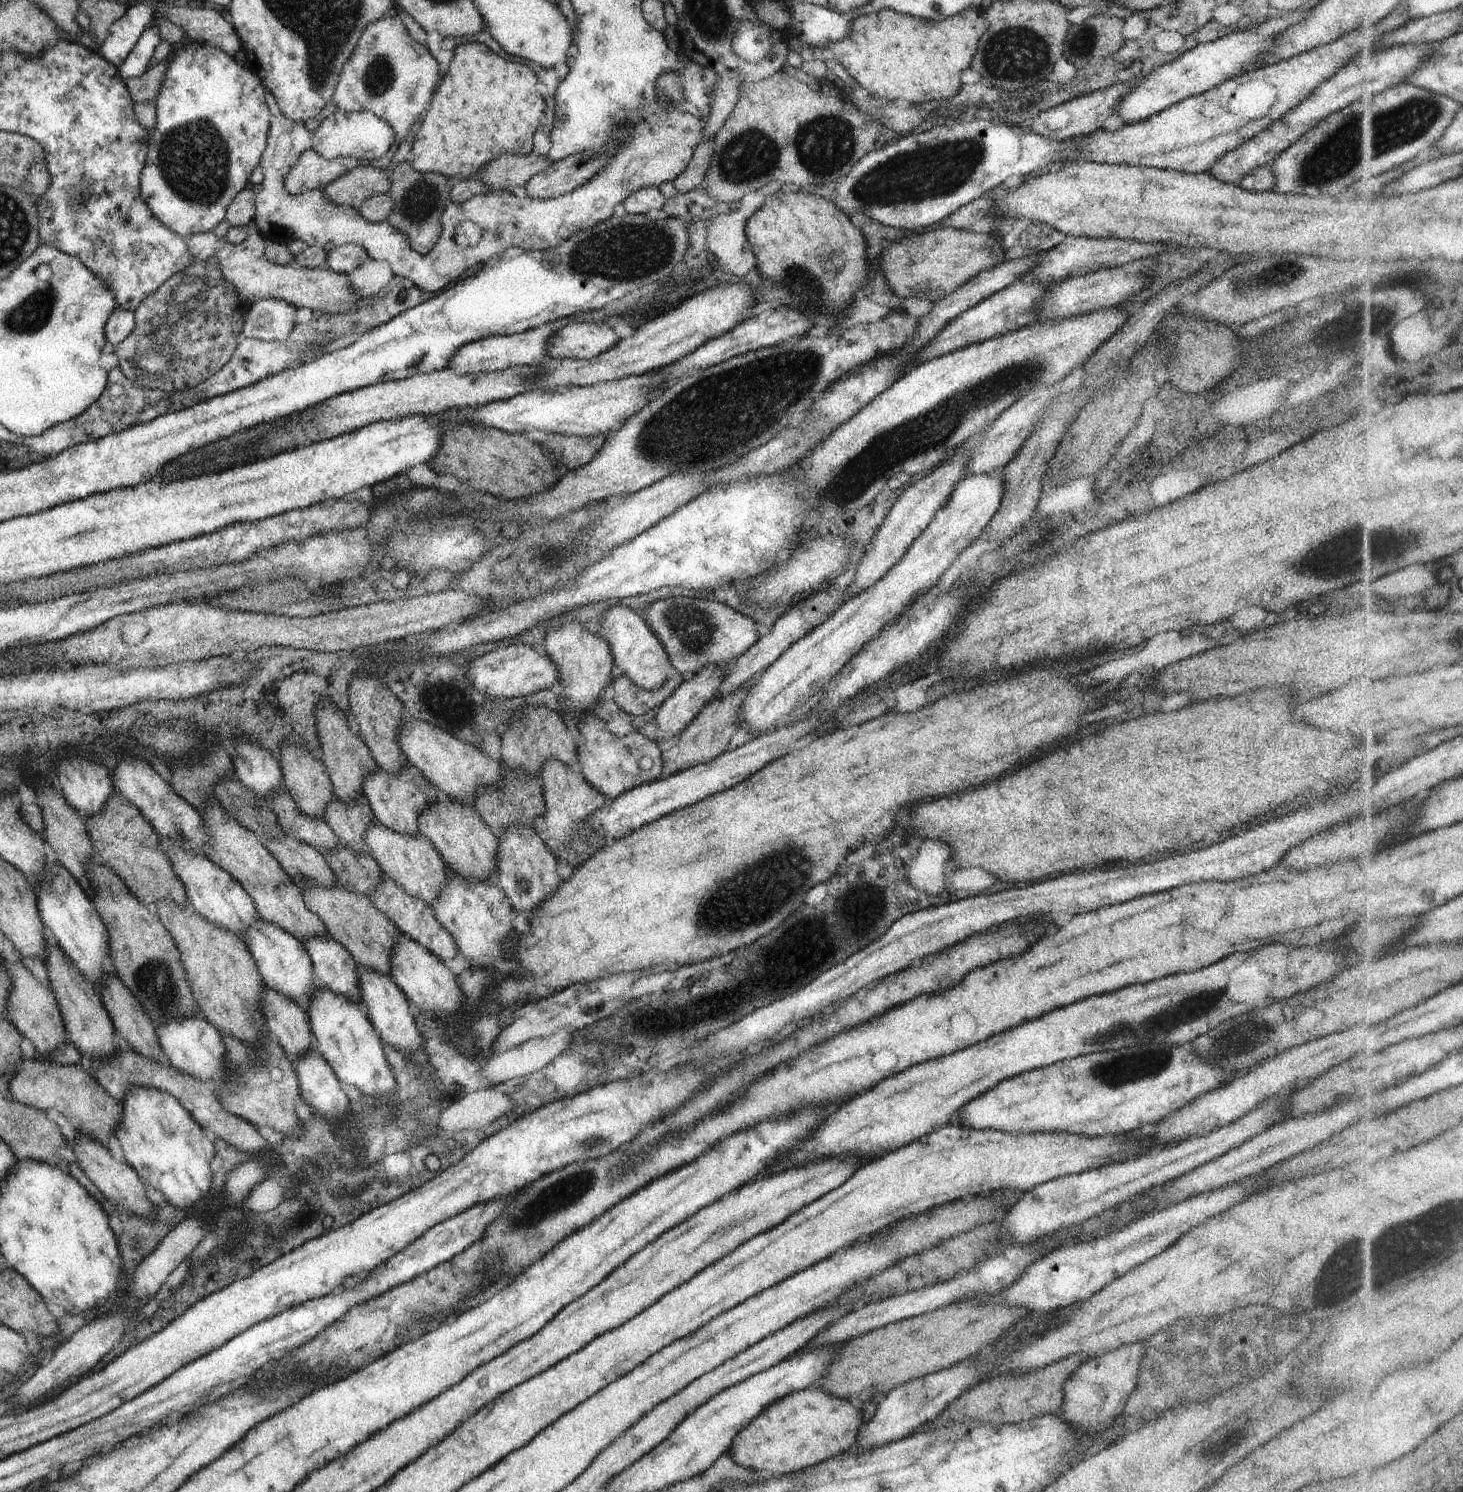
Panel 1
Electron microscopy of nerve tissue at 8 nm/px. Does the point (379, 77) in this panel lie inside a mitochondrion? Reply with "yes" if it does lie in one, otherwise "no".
yes

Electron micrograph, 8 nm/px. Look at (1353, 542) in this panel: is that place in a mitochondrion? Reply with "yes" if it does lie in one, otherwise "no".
yes

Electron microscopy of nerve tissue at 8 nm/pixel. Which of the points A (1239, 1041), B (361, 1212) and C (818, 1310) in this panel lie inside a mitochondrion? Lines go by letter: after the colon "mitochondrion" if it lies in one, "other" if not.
A: mitochondrion
B: other
C: other

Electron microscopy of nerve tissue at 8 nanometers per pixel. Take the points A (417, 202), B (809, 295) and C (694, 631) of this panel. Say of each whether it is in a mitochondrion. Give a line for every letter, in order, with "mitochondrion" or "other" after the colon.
A: mitochondrion
B: mitochondrion
C: mitochondrion

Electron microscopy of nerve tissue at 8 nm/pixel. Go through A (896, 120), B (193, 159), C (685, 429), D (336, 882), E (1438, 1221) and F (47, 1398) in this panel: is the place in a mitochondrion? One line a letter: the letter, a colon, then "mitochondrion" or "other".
A: other
B: mitochondrion
C: mitochondrion
D: other
E: mitochondrion
F: other

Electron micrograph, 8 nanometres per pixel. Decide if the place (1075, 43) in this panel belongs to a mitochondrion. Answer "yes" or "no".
yes

